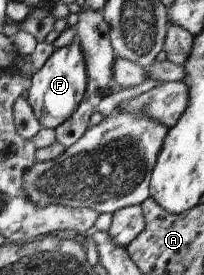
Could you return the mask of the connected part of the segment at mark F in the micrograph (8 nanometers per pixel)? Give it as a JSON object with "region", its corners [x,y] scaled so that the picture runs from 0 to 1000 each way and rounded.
{"region":[[[382,138],[328,171],[275,178],[245,211],[152,276],[137,320],[137,371],[167,404],[167,422],[211,462],[270,469],[333,436],[382,382],[412,364],[426,327],[426,262],[412,200]]]}

